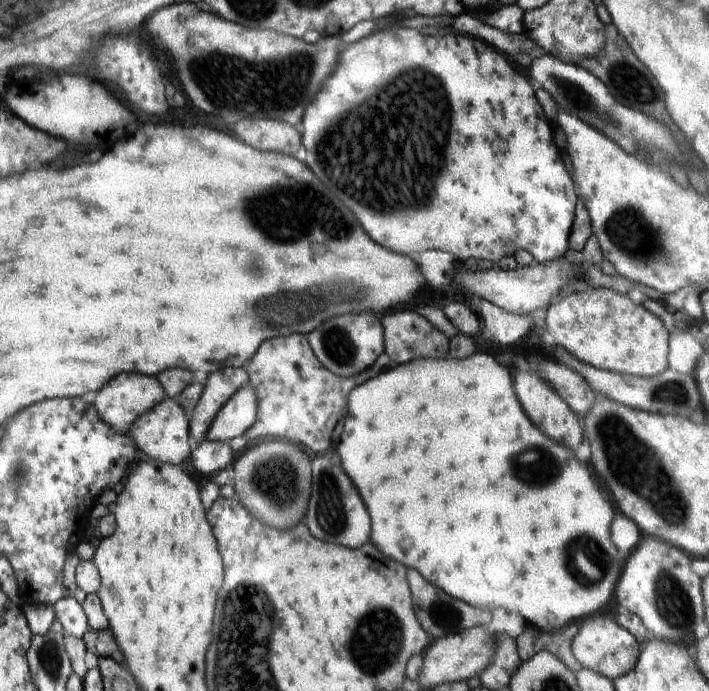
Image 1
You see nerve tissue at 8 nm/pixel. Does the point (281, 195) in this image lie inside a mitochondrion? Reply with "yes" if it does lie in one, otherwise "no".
yes

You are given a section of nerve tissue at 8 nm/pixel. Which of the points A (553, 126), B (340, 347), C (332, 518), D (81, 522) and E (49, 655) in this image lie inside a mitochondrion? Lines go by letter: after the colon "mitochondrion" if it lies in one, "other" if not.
A: other
B: mitochondrion
C: mitochondrion
D: other
E: mitochondrion

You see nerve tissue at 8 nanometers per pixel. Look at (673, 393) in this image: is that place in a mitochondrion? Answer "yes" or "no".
yes

